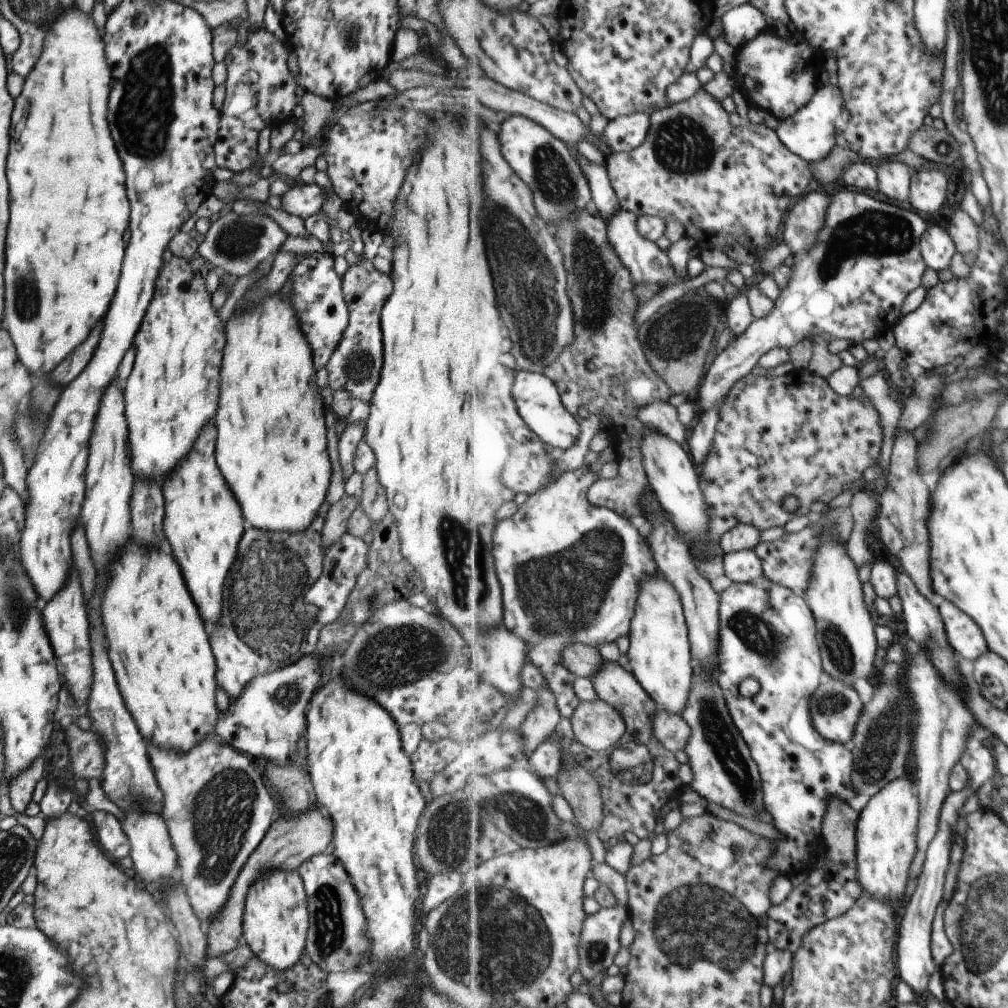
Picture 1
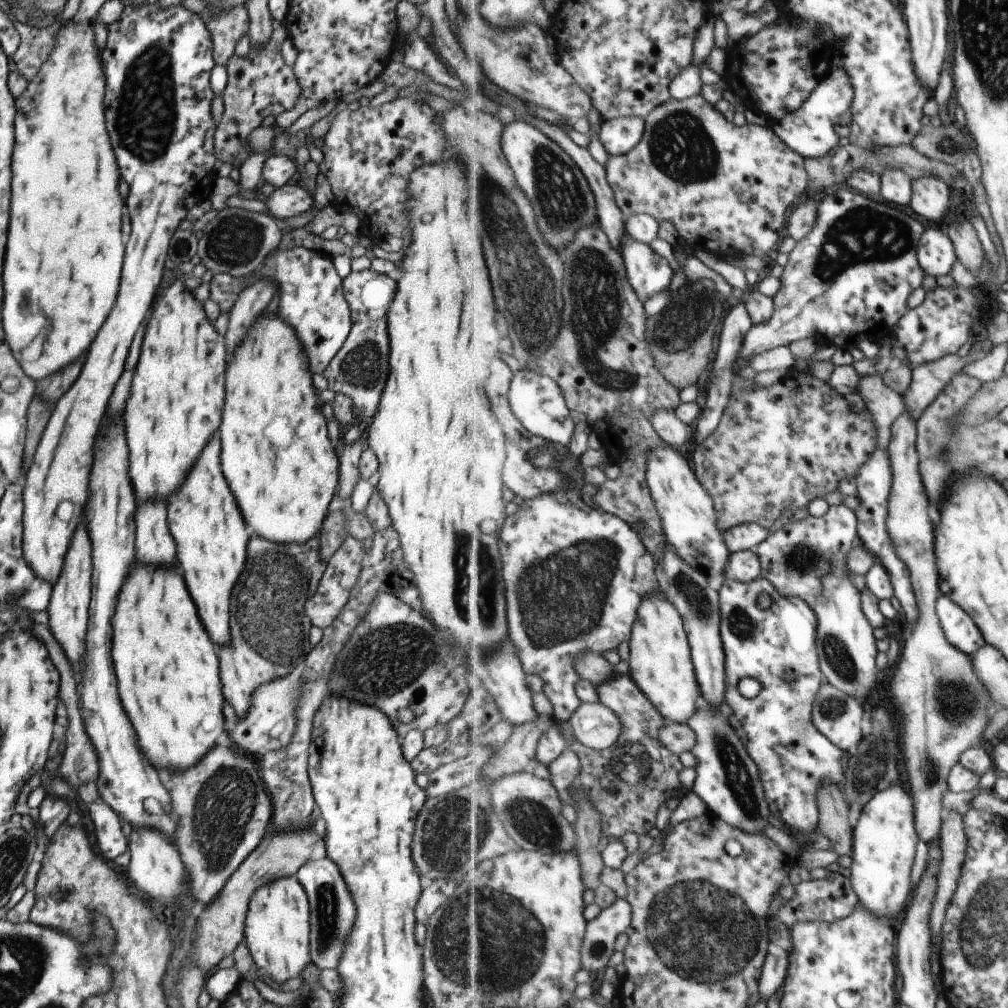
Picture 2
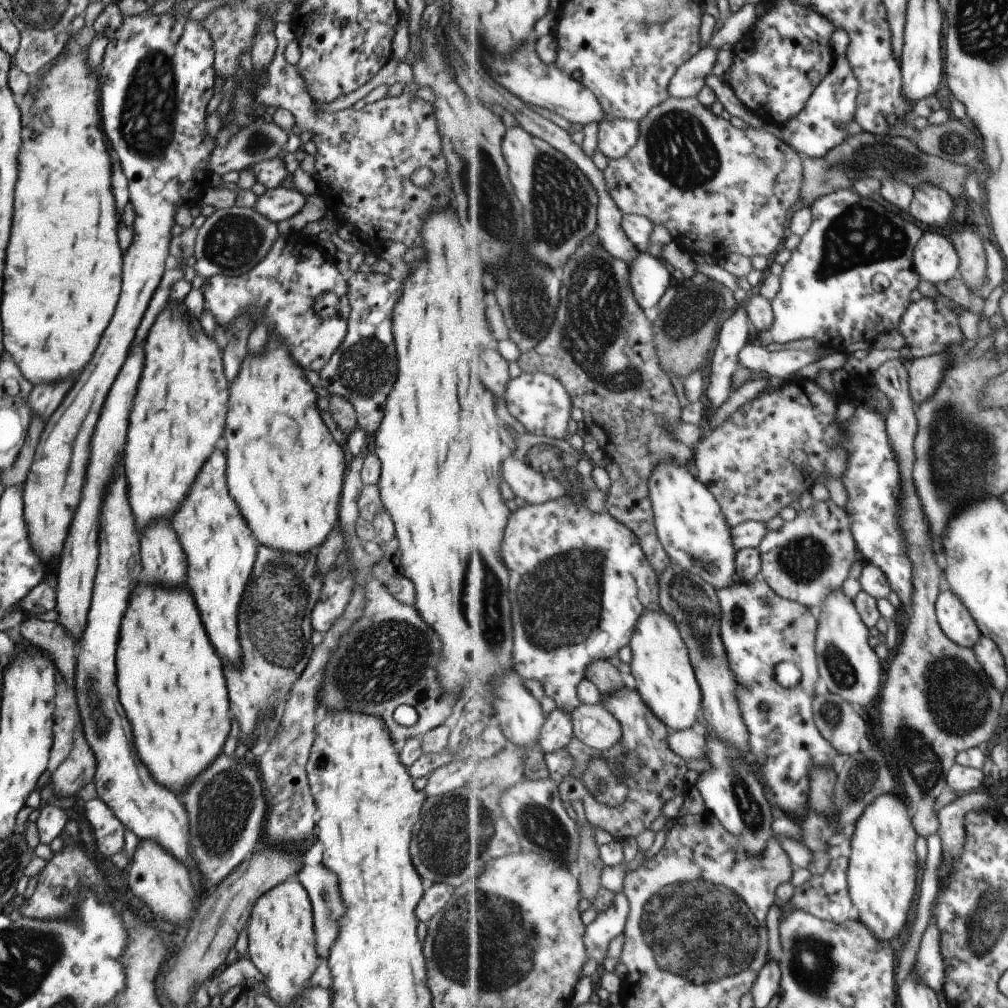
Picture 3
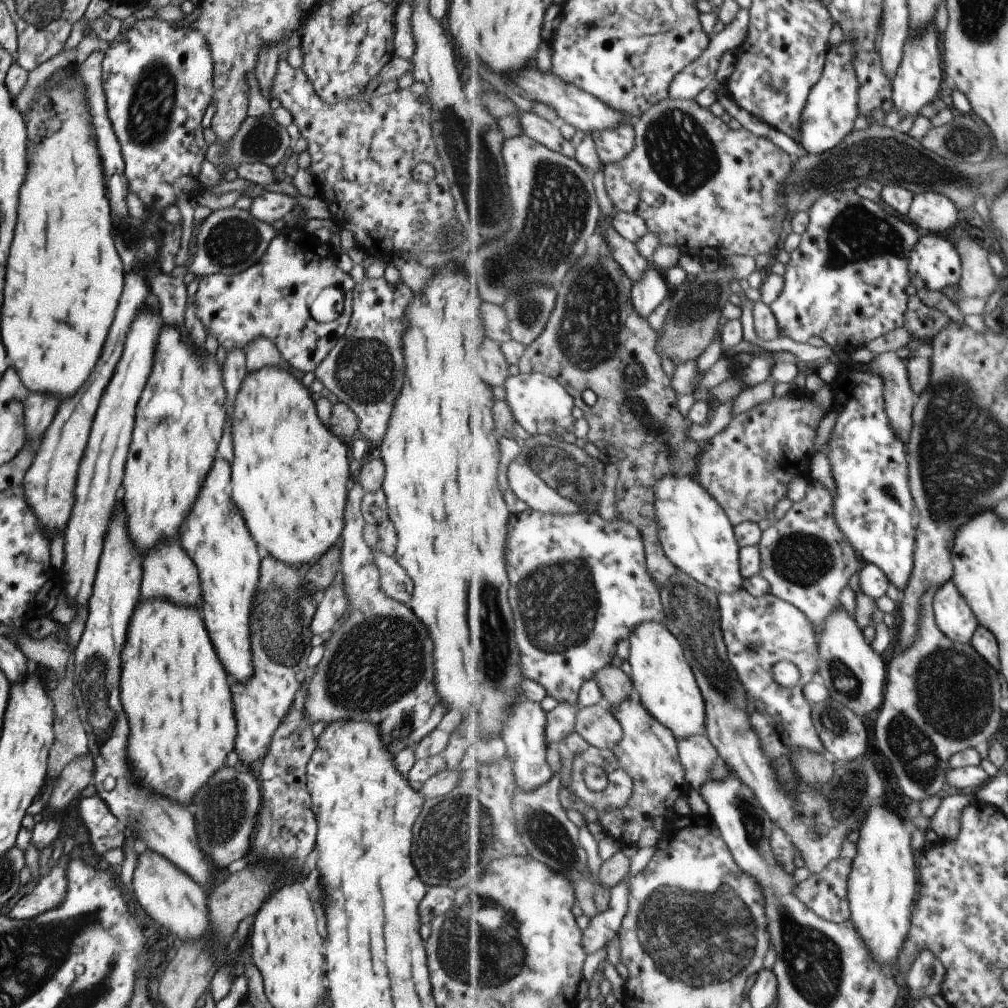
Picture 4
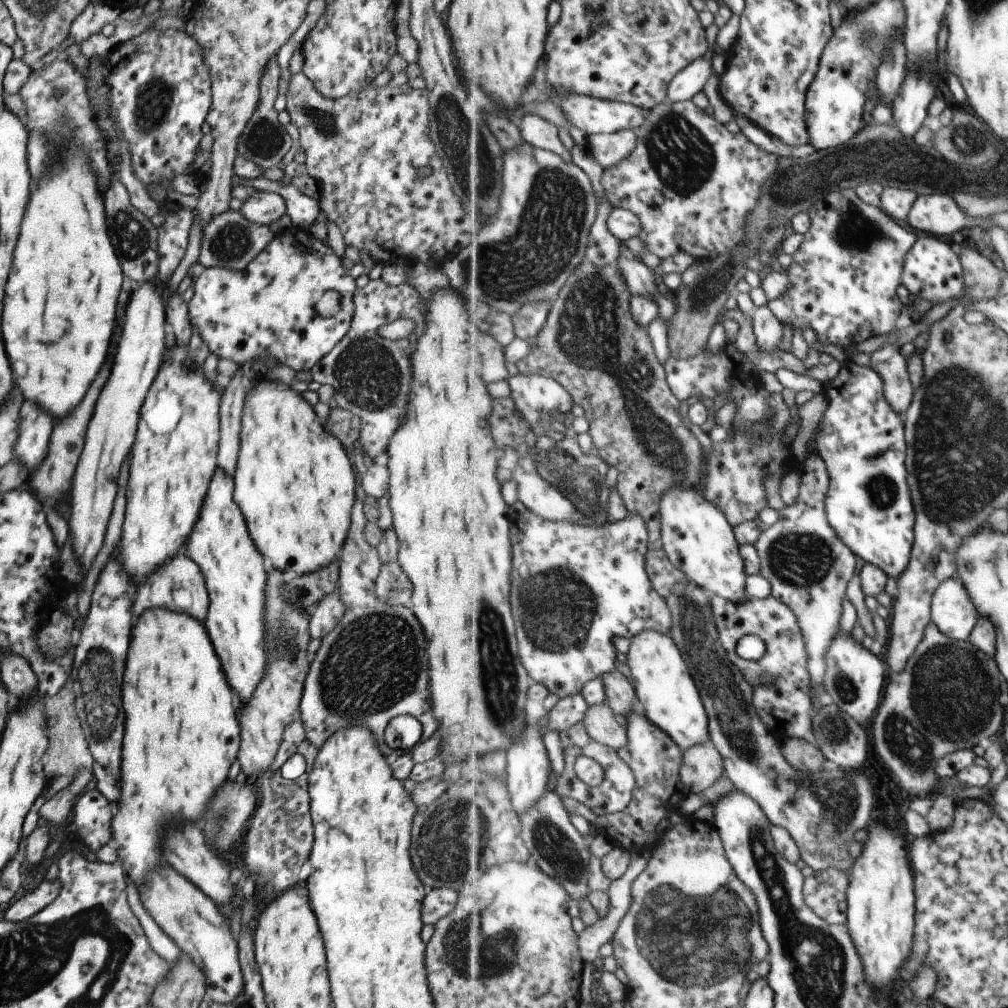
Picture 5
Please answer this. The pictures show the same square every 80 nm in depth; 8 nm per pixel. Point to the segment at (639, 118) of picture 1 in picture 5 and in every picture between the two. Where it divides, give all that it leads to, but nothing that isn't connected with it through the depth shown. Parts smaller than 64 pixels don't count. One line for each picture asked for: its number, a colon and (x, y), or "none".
2: (620, 135)
3: (617, 137)
4: (613, 145)
5: (610, 149)

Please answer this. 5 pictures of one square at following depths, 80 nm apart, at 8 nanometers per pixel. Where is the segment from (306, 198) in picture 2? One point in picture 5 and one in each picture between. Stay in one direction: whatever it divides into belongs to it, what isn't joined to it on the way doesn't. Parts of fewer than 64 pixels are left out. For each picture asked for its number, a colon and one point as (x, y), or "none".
3: (276, 204)
4: (268, 206)
5: (262, 207)

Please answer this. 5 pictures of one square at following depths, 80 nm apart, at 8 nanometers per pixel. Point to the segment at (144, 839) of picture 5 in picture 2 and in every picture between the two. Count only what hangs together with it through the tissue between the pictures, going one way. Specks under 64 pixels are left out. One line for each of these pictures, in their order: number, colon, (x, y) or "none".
2: (165, 667)
3: (170, 682)
4: (175, 692)

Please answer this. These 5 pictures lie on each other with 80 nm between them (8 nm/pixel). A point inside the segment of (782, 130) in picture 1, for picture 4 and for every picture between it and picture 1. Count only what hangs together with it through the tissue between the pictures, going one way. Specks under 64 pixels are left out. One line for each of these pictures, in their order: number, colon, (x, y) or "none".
2: (810, 131)
3: (821, 126)
4: (833, 106)

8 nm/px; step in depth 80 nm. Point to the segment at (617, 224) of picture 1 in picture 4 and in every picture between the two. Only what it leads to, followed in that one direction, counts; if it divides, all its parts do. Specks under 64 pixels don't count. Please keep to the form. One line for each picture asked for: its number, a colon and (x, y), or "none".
2: (649, 273)
3: (651, 276)
4: (647, 293)

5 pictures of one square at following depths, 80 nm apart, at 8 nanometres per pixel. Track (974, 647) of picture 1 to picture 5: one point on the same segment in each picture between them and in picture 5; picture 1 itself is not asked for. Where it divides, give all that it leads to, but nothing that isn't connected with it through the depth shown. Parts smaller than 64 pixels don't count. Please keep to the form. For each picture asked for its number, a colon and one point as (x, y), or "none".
2: (959, 627)
3: (953, 615)
4: (954, 615)
5: (953, 610)

